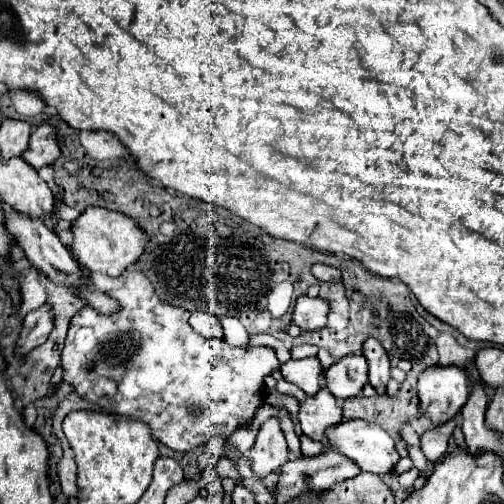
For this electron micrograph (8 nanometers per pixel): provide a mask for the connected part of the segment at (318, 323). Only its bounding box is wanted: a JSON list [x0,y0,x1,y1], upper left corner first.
[293,296,329,330]

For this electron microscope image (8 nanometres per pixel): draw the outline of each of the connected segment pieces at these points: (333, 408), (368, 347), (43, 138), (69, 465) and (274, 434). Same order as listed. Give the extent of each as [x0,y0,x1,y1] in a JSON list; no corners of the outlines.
[[299,386,341,446],[363,338,389,394],[21,122,61,170],[57,458,79,498],[251,416,289,476]]

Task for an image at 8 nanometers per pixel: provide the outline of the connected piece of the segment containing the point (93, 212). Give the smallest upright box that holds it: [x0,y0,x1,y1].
[73,206,149,276]

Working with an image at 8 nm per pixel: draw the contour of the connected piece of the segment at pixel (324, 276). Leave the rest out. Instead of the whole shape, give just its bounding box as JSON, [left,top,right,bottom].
[311,264,341,282]

